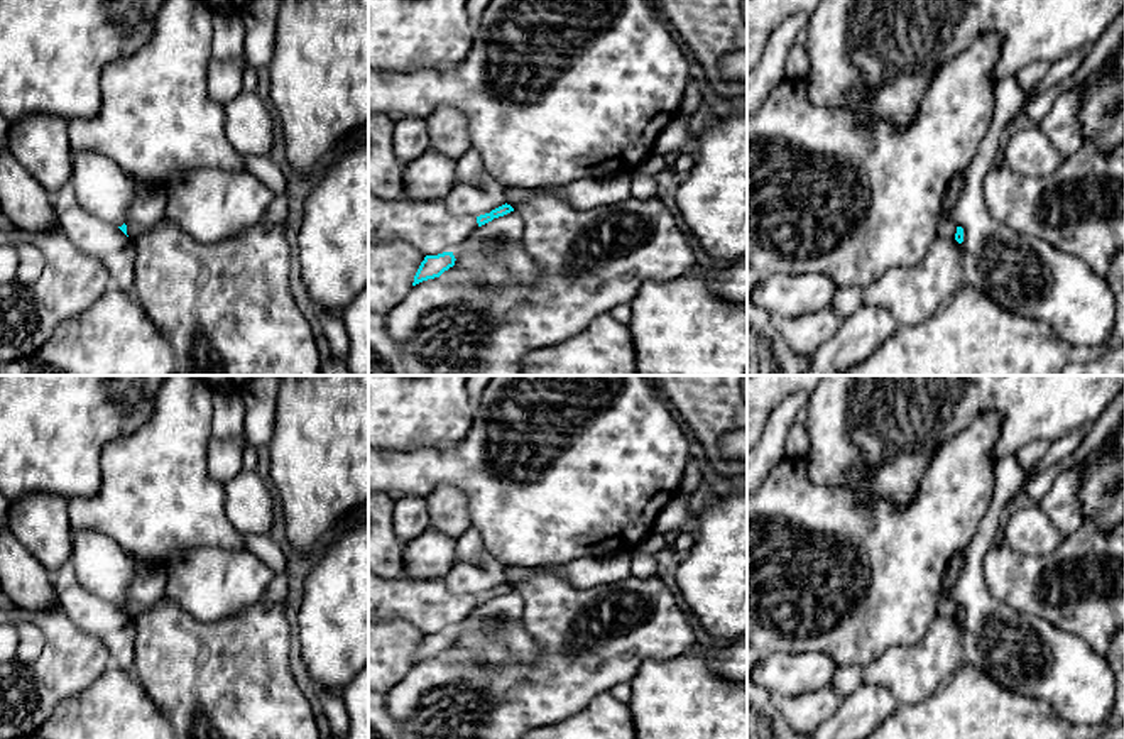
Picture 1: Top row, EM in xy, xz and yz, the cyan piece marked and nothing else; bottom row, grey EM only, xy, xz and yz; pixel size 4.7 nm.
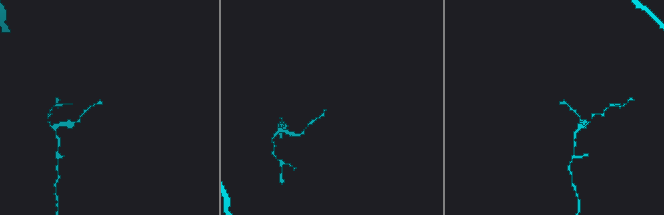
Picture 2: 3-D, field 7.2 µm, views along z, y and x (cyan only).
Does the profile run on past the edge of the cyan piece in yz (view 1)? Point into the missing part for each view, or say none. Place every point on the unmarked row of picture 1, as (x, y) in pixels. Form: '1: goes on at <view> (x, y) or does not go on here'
1: does not go on here

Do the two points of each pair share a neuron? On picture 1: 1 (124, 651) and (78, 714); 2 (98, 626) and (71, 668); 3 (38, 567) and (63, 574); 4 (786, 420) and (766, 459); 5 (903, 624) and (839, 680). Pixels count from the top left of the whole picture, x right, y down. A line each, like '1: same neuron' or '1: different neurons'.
1: different neurons
2: different neurons
3: different neurons
4: same neuron
5: different neurons

